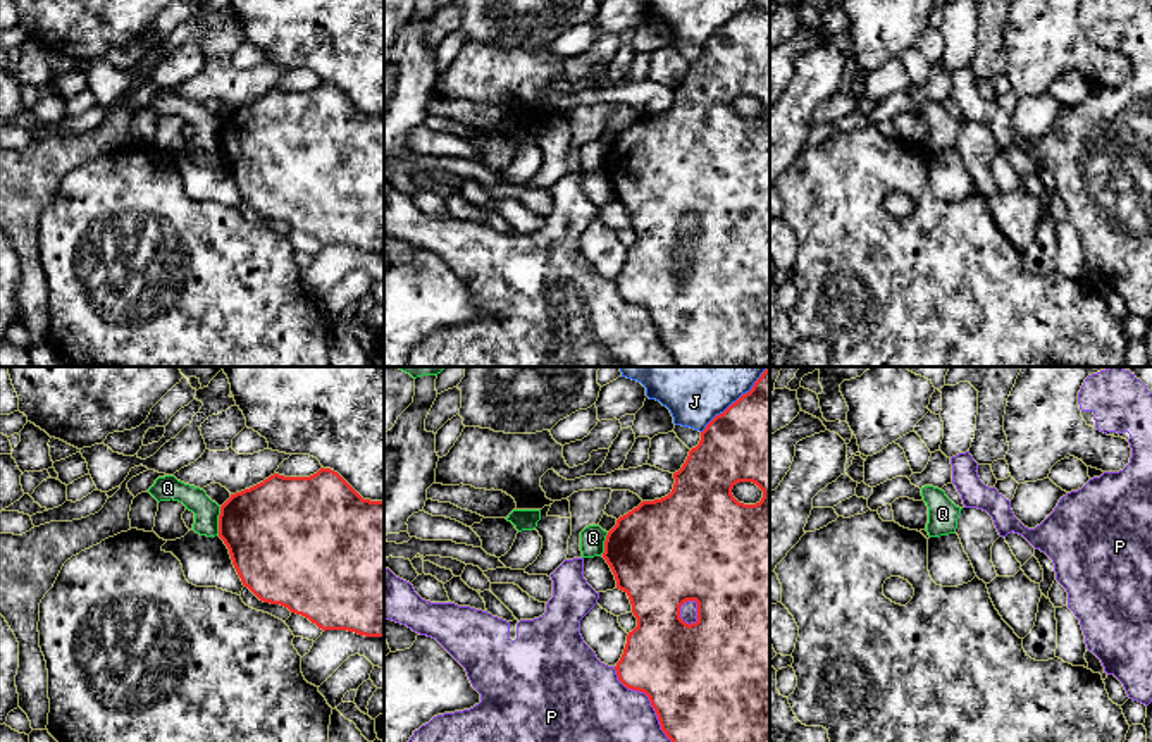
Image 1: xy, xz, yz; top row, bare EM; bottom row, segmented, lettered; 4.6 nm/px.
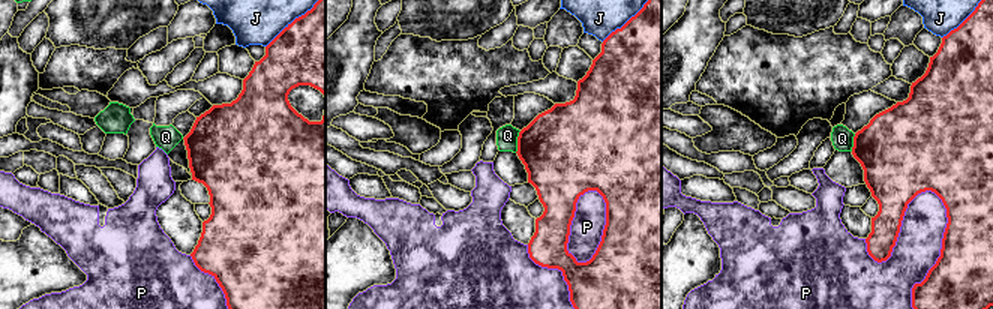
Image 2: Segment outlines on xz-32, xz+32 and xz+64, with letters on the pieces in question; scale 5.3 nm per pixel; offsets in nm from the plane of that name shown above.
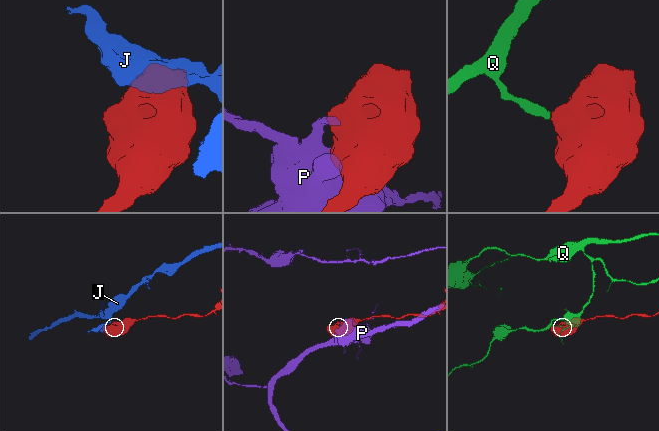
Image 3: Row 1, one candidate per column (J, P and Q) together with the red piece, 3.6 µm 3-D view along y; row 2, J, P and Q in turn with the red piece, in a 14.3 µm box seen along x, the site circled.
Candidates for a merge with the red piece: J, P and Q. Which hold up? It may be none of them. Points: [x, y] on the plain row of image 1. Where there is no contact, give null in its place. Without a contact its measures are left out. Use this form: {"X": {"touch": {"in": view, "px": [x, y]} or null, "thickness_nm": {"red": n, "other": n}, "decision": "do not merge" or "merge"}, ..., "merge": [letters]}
{"J": {"touch": {"in": "xz", "px": [727, 23]}, "thickness_nm": {"red": 460, "other": 200}, "decision": "do not merge"}, "P": {"touch": {"in": "xz", "px": [651, 319]}, "thickness_nm": {"red": 500, "other": 480}, "decision": "do not merge"}, "Q": {"touch": {"in": "xy", "px": [219, 135]}, "thickness_nm": {"red": 440, "other": 120}, "decision": "do not merge"}, "merge": []}

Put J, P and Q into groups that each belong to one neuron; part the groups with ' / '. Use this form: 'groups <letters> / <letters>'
groups J / P / Q

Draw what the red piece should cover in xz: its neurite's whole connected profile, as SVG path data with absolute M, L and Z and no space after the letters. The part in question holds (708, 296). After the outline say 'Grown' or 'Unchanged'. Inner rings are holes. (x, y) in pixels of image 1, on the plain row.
M753 0L749 7L716 29L701 46L699 59L689 65L673 93L675 98L668 110L642 115L620 131L604 155L603 172L615 189L616 203L629 210L637 232L637 241L629 246L623 269L615 281L618 294L627 303L649 312L661 344L673 356L677 367L770 367L770 0ZM739 96L756 98L763 105L761 115L756 119L739 117L732 108ZM687 215L697 217L697 236L691 239L680 232L680 220Z. Unchanged

